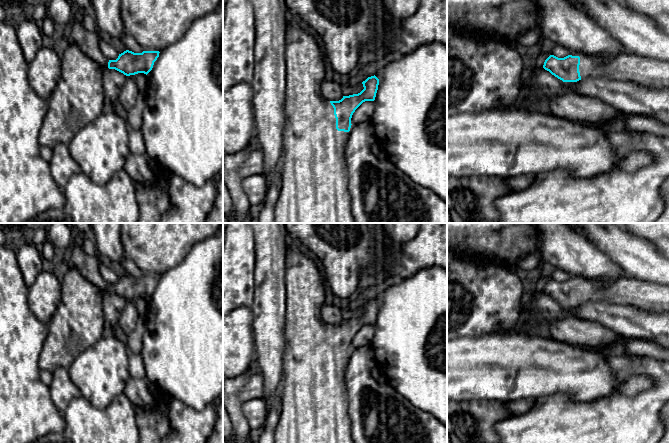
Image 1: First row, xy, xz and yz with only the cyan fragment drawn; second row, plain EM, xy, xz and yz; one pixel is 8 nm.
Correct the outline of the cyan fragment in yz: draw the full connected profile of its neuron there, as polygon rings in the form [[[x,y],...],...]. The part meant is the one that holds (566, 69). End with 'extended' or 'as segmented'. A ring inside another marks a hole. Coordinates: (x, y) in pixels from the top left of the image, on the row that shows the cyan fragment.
[[[571,52],[564,58],[550,55],[543,68],[563,82],[587,77],[609,77],[652,89],[669,89],[669,61],[622,52],[603,62],[599,56]]]; extended

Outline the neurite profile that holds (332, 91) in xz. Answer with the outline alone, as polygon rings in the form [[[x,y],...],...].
[[[323,81],[321,84],[321,94],[328,101],[339,101],[344,96],[342,86],[334,81]]]

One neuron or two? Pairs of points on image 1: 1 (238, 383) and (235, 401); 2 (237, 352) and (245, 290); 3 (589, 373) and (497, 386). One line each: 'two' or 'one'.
1: one
2: one
3: one

